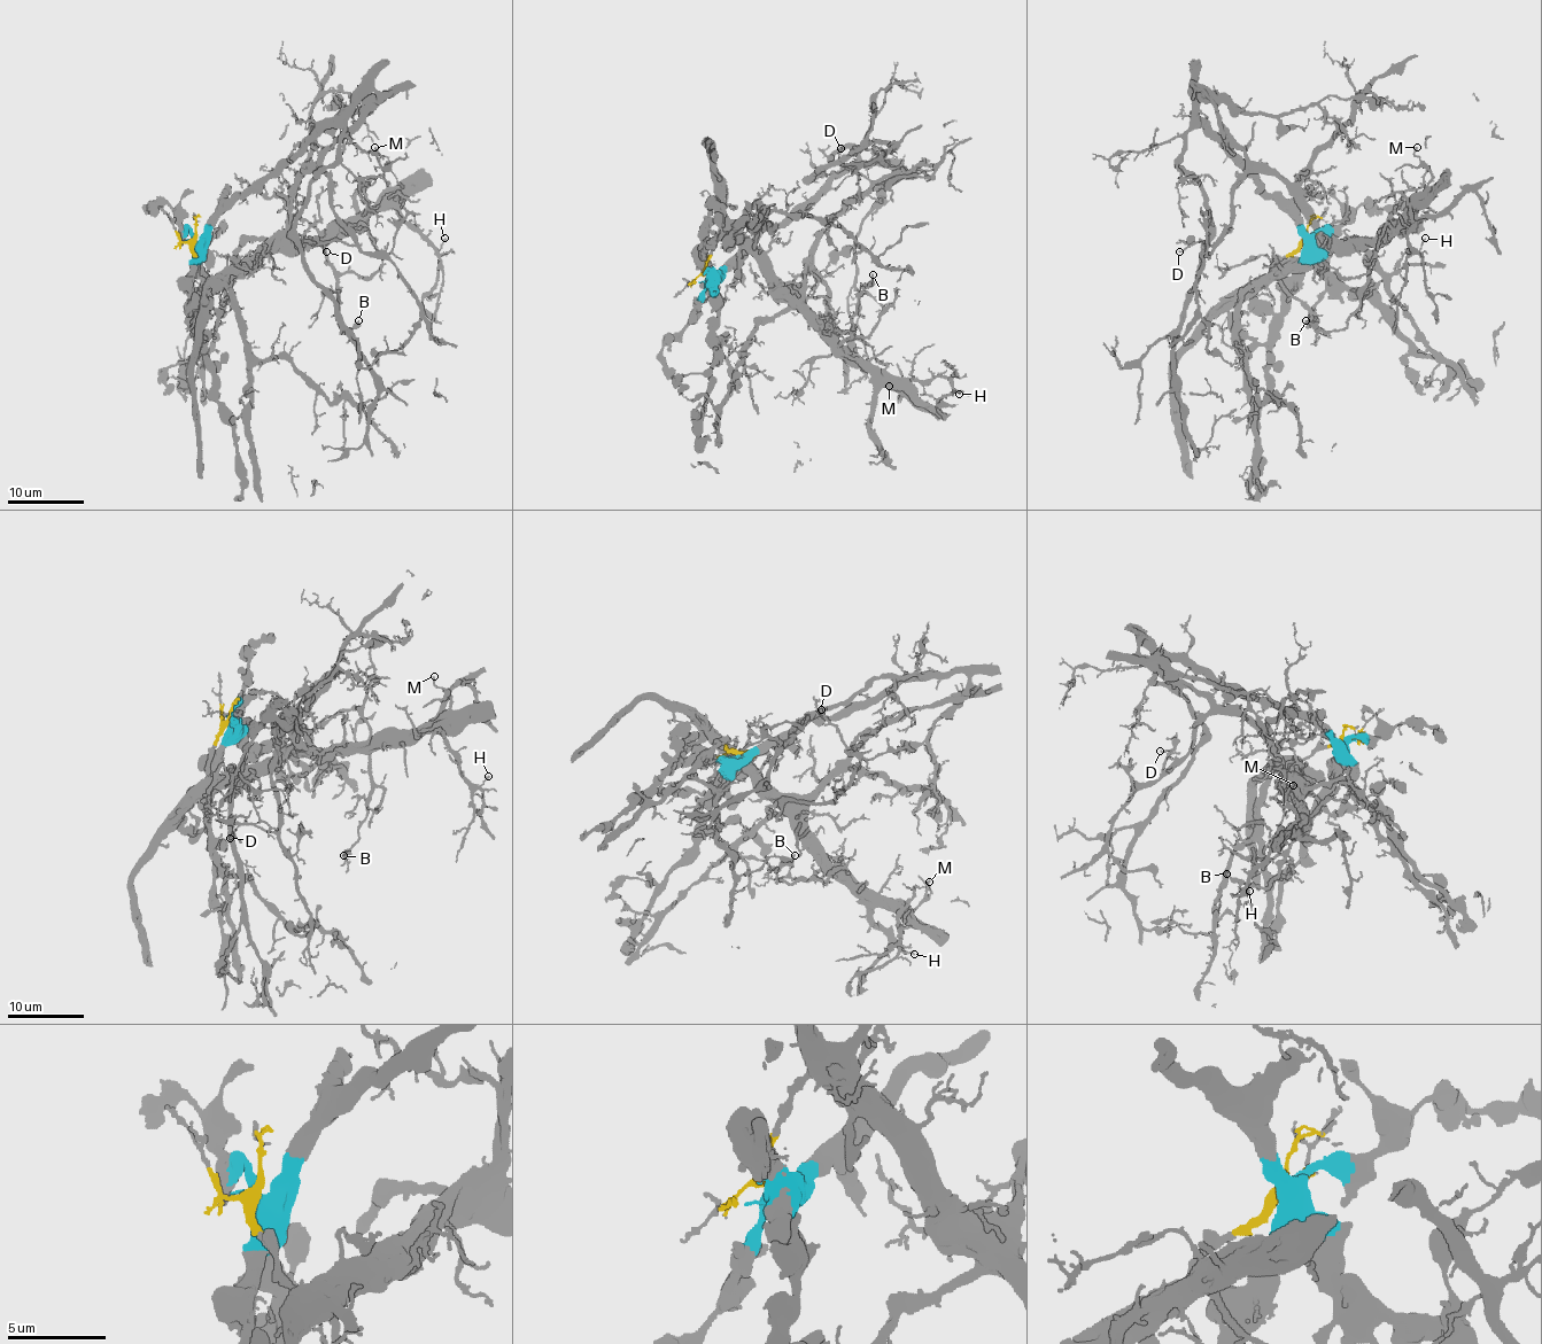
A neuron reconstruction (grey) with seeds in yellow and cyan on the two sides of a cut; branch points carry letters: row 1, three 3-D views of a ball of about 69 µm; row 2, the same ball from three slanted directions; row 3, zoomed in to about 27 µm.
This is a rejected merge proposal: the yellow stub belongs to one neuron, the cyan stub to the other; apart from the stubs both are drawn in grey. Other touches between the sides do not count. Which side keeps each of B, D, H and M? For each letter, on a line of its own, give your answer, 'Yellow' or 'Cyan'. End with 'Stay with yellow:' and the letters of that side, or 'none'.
B: Yellow
D: Yellow
H: Yellow
M: Yellow
Stay with yellow: B, D, H, M

